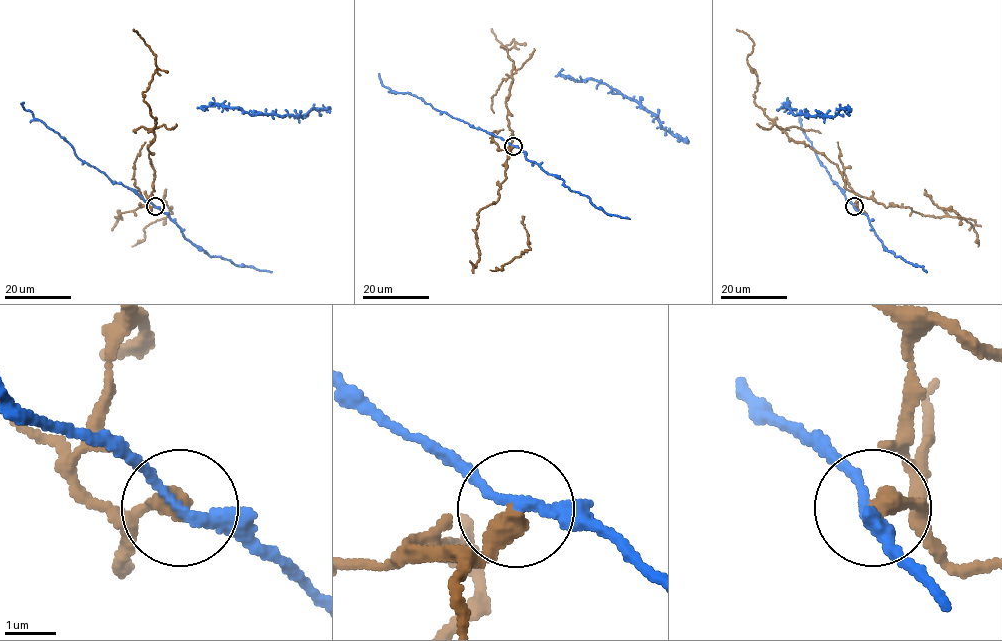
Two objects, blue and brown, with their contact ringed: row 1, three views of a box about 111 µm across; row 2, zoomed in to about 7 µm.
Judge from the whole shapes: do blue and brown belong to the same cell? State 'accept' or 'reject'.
reject

